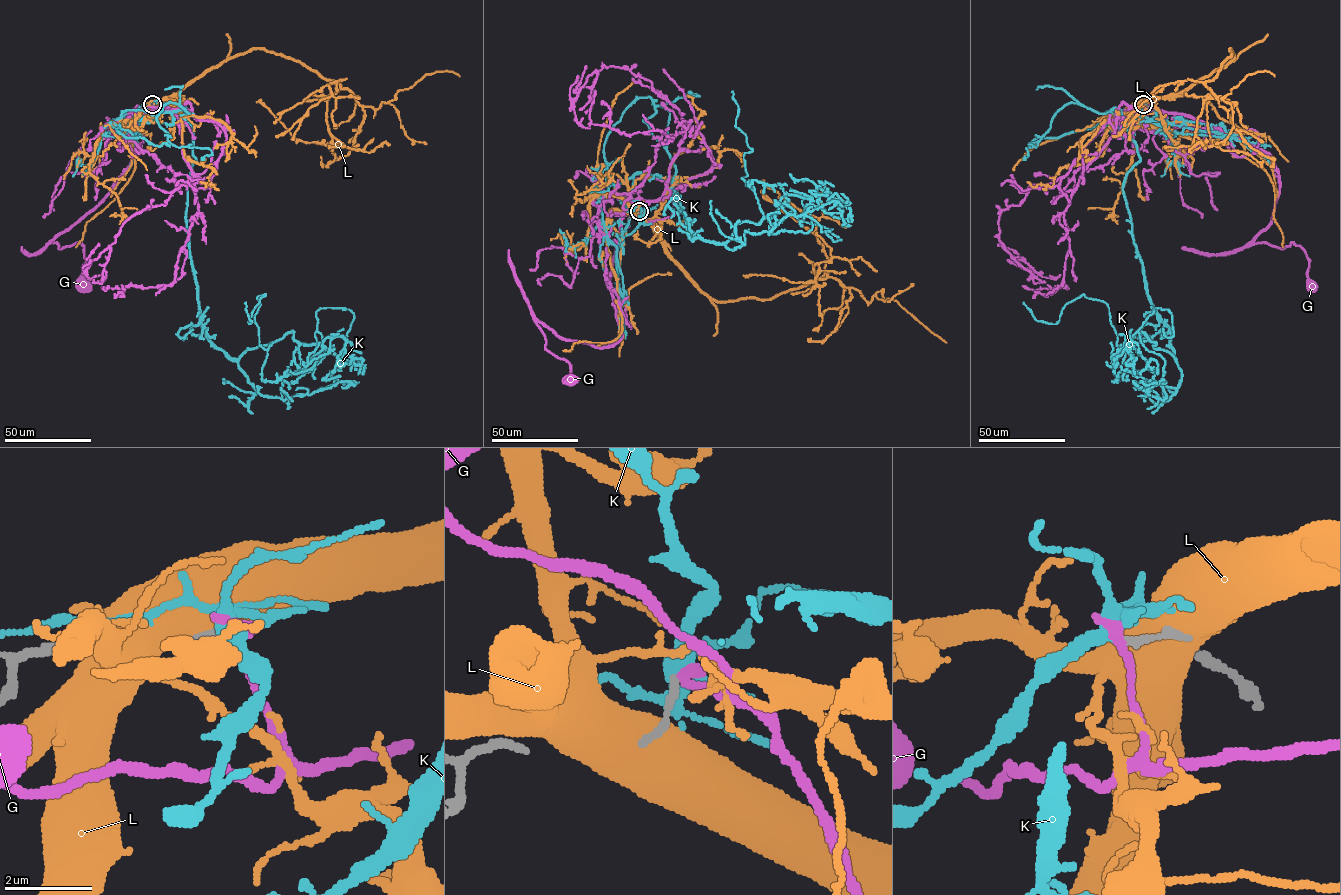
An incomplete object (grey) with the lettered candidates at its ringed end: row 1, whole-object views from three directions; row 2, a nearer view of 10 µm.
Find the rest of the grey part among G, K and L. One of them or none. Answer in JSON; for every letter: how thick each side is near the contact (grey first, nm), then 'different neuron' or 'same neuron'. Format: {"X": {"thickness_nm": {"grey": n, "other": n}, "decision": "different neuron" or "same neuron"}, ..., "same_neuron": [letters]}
{"G": {"thickness_nm": {"grey": 150, "other": 300}, "decision": "different neuron"}, "K": {"thickness_nm": {"grey": 160, "other": 320}, "decision": "different neuron"}, "L": {"thickness_nm": {"grey": 180, "other": 750}, "decision": "different neuron"}, "same_neuron": []}

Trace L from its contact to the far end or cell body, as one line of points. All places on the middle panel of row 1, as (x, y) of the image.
L: (638, 214), (667, 255), (715, 300), (769, 299), (825, 273), (868, 304), (881, 291), (947, 343)

